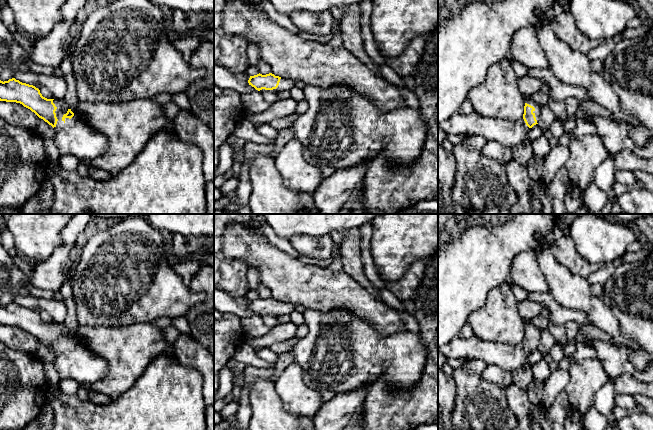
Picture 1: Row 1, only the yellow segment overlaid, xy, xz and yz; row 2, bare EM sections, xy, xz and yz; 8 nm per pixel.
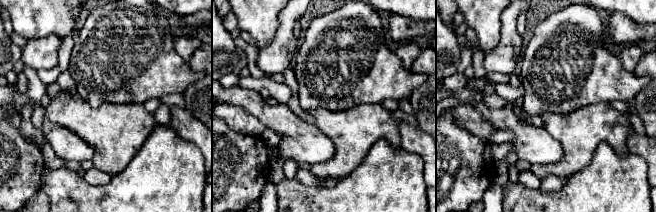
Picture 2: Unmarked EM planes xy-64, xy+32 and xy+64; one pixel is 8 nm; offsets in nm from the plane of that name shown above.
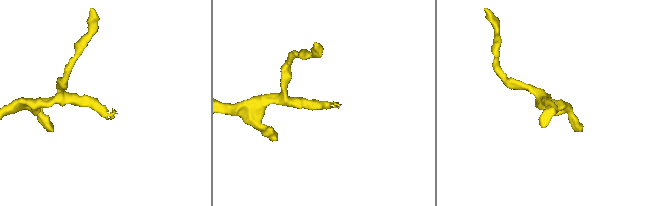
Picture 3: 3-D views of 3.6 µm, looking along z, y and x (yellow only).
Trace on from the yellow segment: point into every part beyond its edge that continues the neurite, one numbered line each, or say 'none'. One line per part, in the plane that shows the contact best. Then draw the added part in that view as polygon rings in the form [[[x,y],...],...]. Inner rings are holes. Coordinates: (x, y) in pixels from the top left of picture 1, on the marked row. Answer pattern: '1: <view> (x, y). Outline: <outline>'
1: xy (76, 137). Outline: [[[56,98],[53,103],[57,107],[55,113],[58,119],[53,128],[53,141],[61,156],[69,154],[81,161],[92,161],[107,151],[108,139],[104,134],[93,129],[87,121],[76,114],[71,119],[65,118],[63,121],[62,117],[70,106],[64,100]]]

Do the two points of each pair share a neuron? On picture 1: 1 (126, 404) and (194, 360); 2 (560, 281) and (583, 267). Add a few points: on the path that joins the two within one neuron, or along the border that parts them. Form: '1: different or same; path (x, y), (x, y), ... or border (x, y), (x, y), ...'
1: different; border (175, 358), (186, 367), (194, 368), (203, 381)
2: different; border (555, 258), (573, 274), (585, 278)

